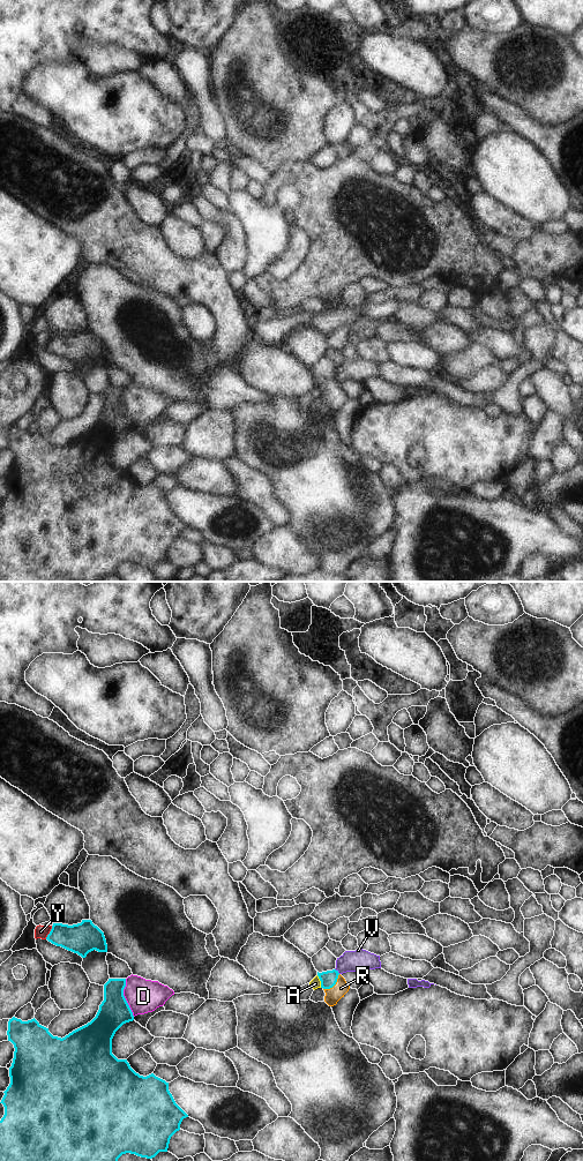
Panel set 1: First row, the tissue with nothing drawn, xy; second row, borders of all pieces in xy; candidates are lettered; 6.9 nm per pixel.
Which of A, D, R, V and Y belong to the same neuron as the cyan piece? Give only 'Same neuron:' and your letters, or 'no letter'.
Same neuron: R

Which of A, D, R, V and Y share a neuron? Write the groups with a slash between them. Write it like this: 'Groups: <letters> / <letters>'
Groups: A V / D / R / Y

